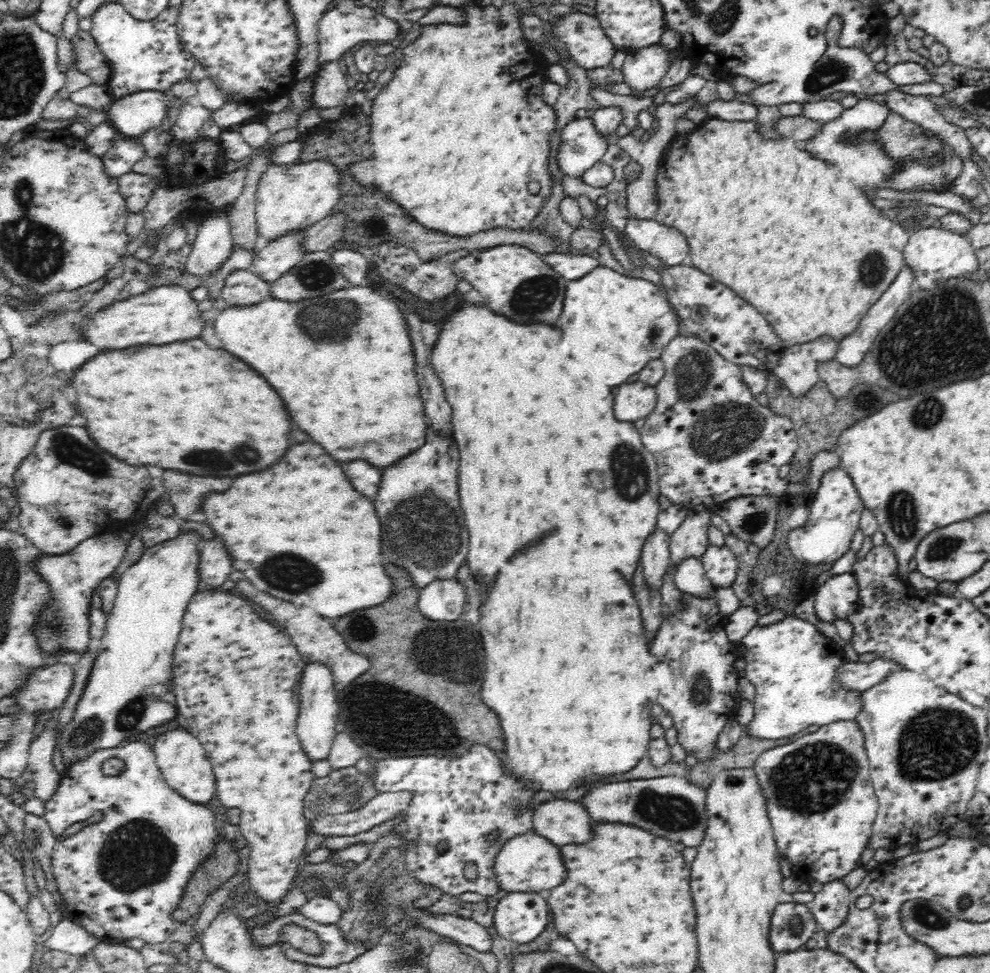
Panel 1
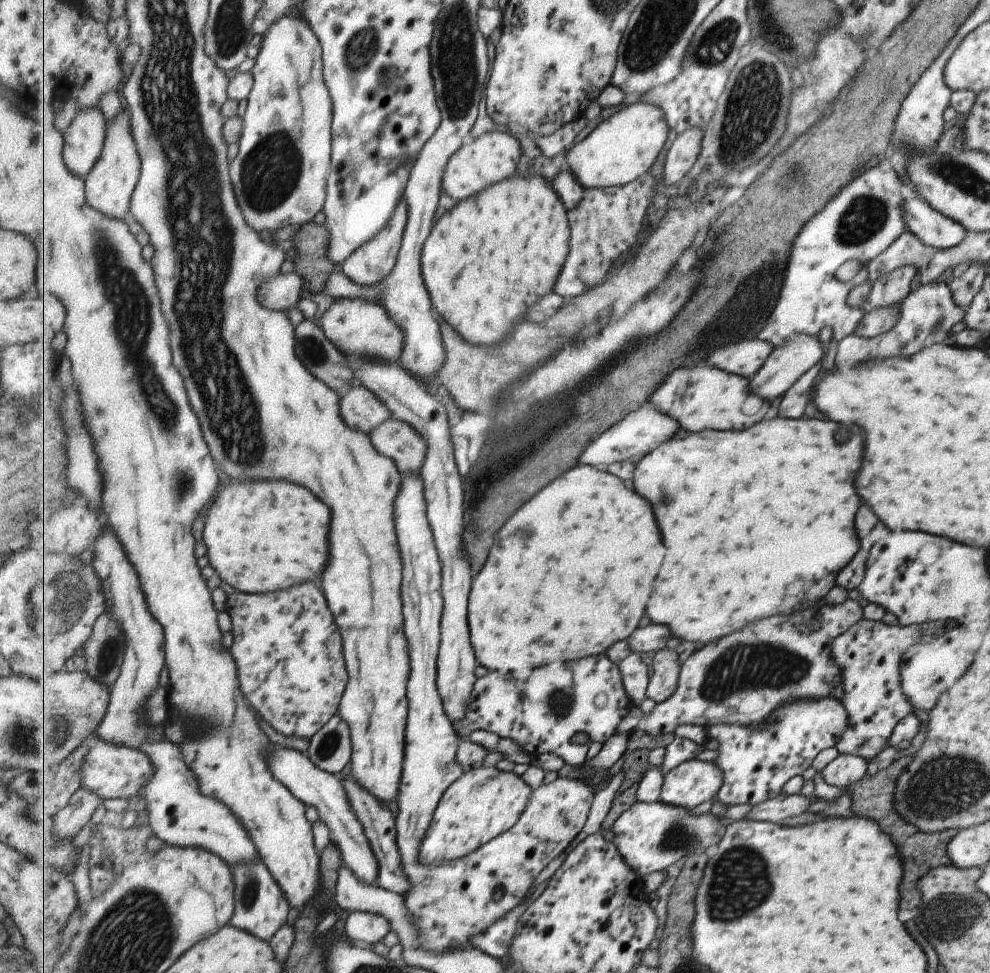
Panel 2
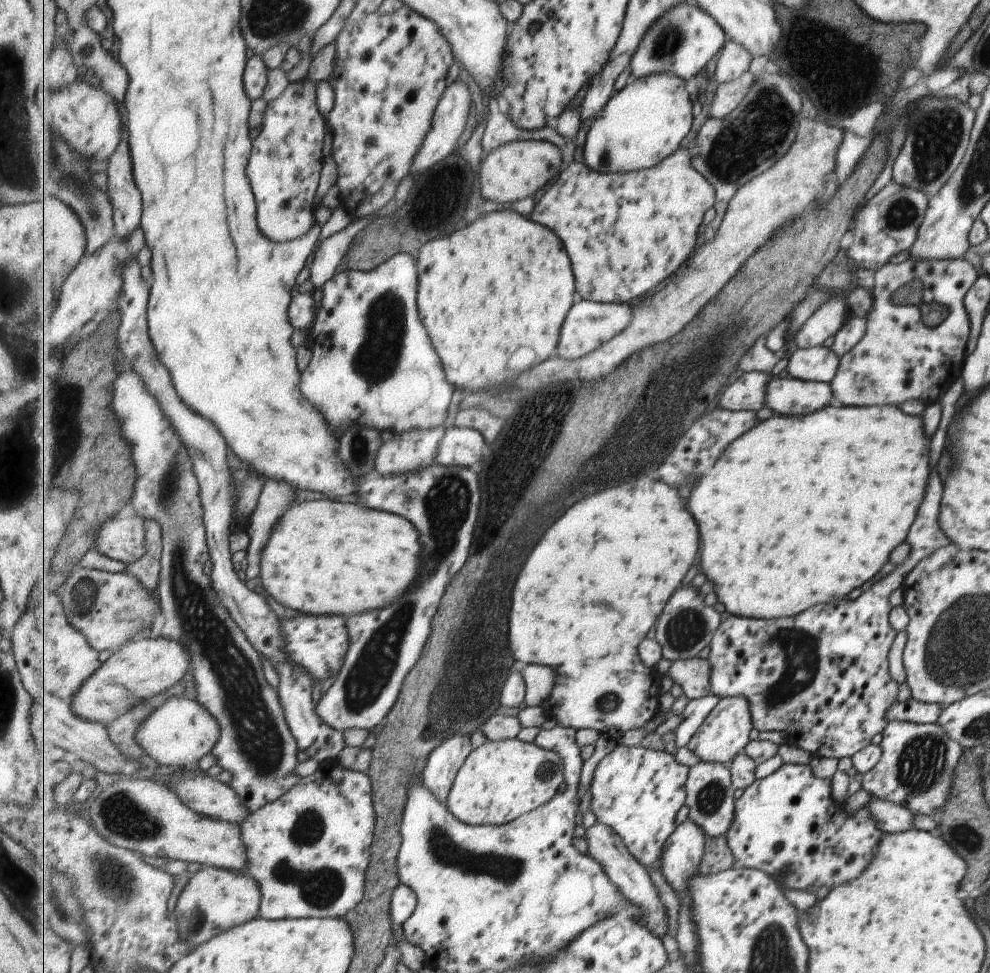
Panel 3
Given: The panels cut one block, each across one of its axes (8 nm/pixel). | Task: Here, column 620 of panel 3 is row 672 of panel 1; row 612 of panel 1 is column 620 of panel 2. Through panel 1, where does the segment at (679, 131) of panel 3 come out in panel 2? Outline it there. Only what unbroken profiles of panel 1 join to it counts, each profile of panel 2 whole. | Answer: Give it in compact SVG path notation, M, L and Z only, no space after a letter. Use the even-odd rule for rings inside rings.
M643 100L623 105L569 149L567 164L584 187L593 189L627 185L643 177L657 162L669 140L669 129L668 118L660 106Z

